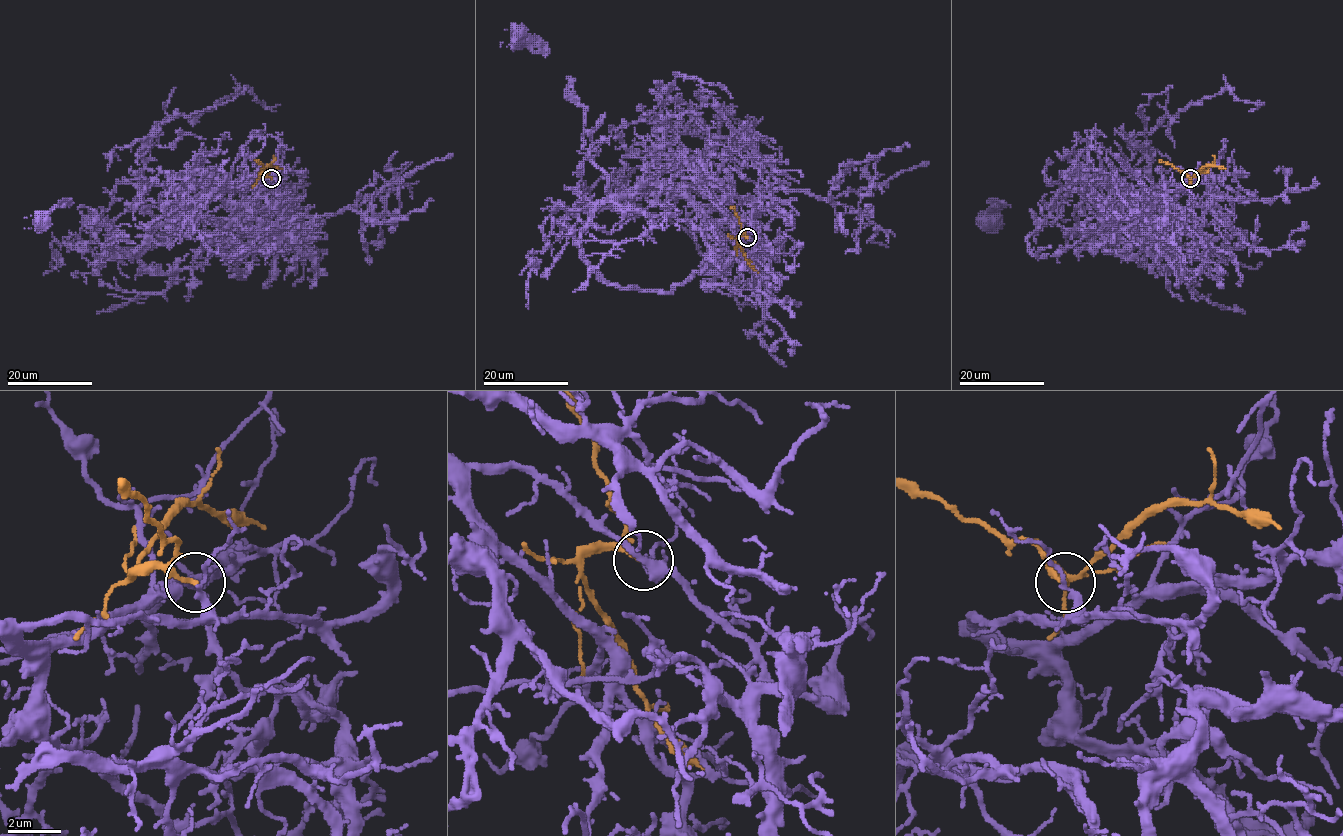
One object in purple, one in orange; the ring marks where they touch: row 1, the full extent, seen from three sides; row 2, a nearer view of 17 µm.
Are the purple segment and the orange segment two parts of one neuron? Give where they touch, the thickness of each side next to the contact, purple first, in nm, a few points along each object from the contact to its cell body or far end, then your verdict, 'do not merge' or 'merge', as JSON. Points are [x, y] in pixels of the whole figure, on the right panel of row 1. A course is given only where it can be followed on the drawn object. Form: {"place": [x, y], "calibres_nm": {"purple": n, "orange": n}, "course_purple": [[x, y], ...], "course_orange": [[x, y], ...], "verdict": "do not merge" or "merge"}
{"place": [1190, 178], "calibres_nm": {"purple": 200, "orange": 150}, "course_purple": [[1191, 179], [1135, 206], [1103, 181], [1109, 204], [1091, 200], [1207, 241], [1209, 209], [1260, 251], [1309, 226]], "course_orange": [[1191, 177], [1189, 175], [1196, 174], [1204, 167], [1214, 165], [1225, 169]], "verdict": "do not merge"}

